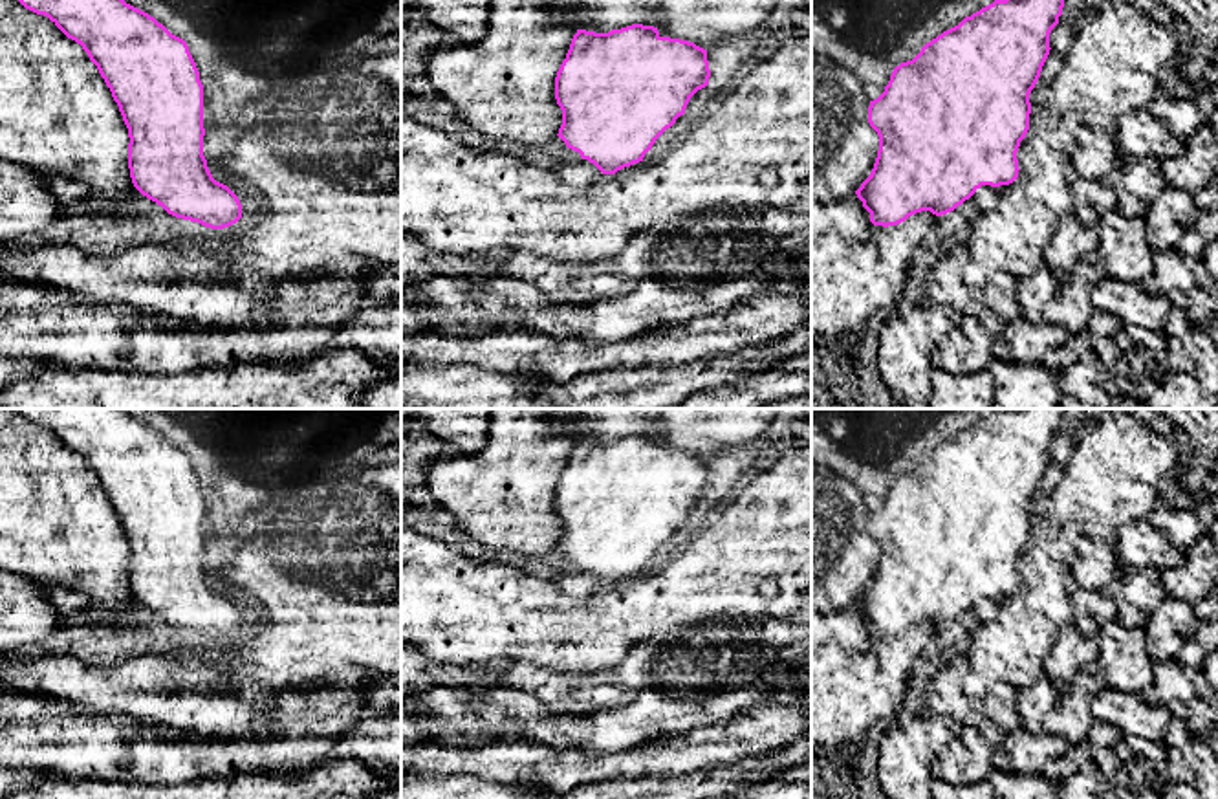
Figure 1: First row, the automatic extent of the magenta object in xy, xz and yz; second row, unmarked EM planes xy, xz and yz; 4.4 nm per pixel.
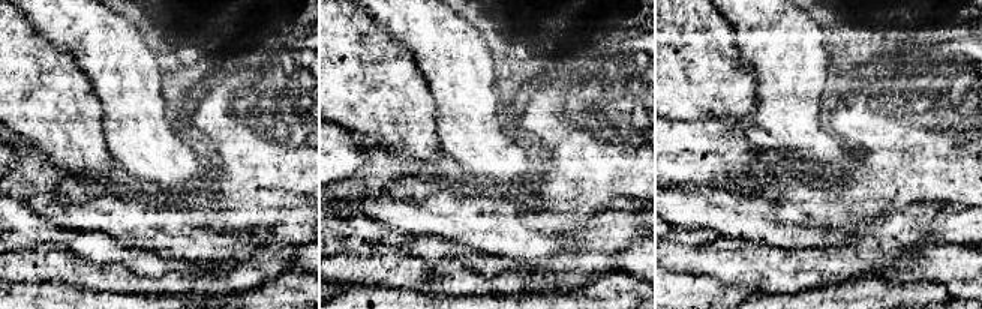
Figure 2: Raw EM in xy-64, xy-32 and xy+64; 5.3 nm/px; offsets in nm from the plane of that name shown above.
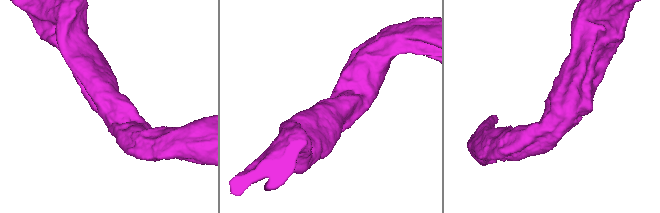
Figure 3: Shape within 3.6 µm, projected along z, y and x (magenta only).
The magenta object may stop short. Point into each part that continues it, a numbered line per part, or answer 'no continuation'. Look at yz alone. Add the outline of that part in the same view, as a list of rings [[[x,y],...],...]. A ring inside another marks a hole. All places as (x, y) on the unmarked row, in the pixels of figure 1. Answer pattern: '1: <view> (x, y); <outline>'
no continuation

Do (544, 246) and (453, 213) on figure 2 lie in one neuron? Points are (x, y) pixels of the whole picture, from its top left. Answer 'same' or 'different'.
same

